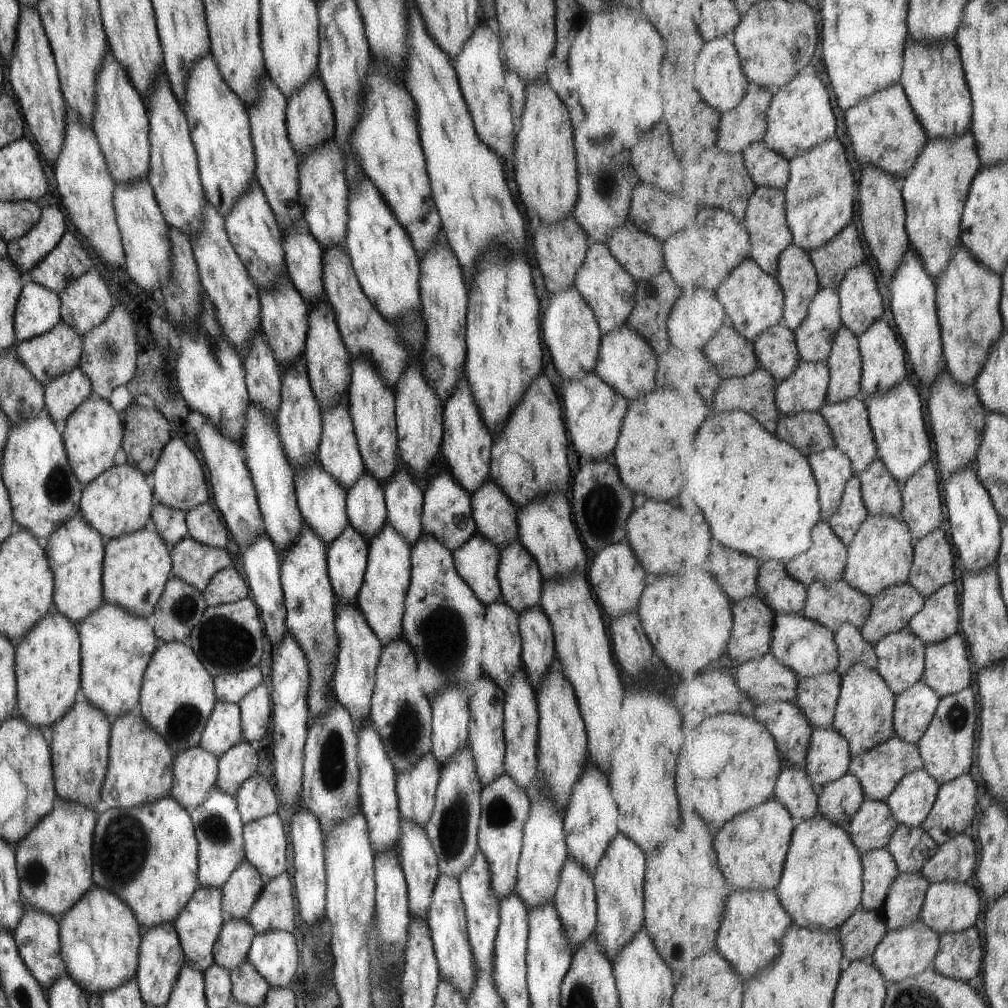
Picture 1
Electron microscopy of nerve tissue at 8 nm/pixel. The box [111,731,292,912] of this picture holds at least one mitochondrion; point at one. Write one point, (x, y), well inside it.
(214, 827)

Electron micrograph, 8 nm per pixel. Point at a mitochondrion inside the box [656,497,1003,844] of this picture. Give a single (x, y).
(956, 717)

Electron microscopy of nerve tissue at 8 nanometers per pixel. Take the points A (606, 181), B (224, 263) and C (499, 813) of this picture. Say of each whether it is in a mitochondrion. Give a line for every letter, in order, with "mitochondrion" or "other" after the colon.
A: mitochondrion
B: other
C: mitochondrion

